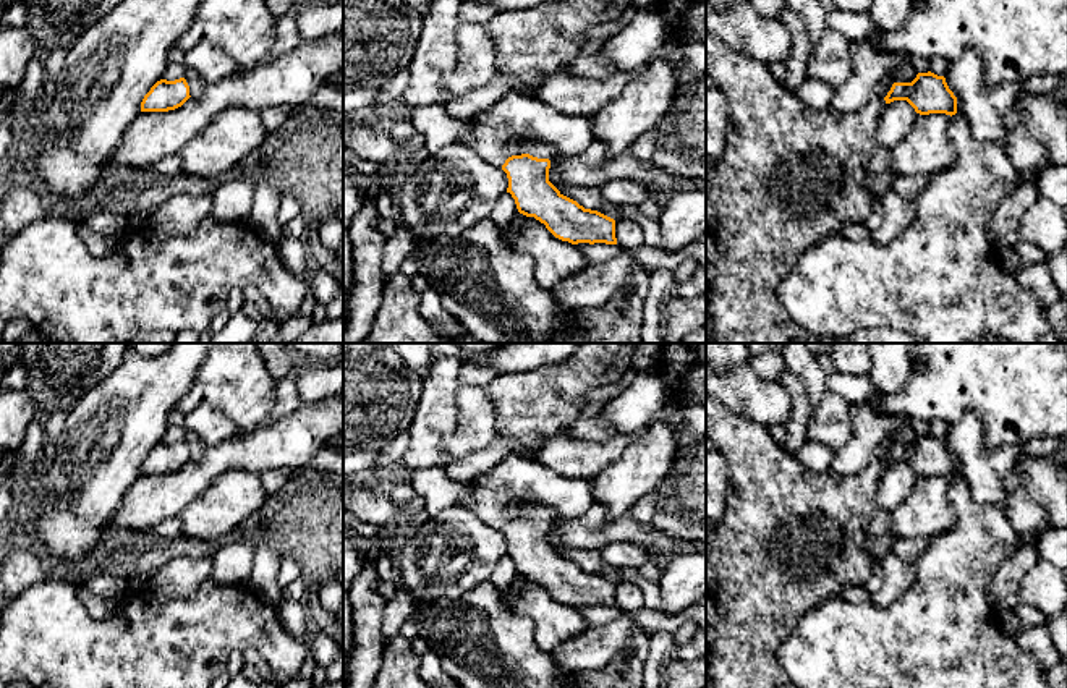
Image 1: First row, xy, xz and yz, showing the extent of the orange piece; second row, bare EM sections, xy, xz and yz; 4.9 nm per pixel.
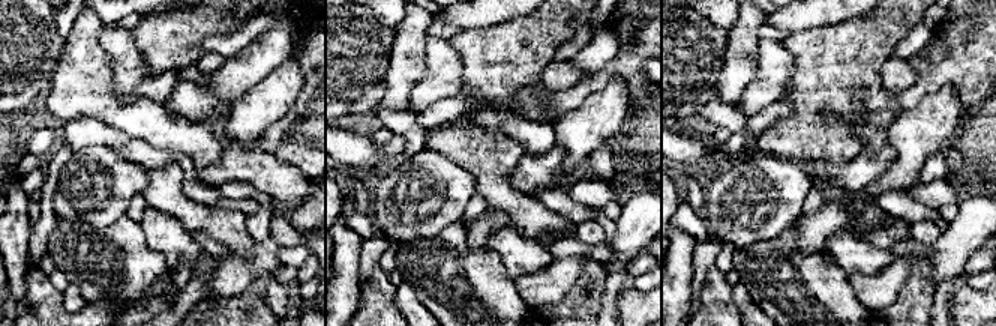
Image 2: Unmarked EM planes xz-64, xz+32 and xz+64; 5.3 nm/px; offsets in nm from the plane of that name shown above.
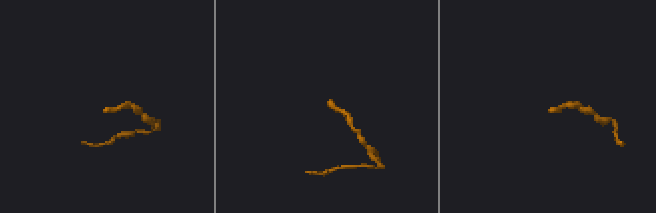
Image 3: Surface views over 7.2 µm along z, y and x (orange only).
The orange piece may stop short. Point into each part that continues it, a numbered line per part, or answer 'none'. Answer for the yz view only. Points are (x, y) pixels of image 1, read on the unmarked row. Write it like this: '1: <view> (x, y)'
1: yz (790, 538)

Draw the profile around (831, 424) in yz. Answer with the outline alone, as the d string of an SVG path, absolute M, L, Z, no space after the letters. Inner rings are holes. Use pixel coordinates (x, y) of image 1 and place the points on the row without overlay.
M826 390L808 423L806 439L842 448L852 435L850 406L839 393Z

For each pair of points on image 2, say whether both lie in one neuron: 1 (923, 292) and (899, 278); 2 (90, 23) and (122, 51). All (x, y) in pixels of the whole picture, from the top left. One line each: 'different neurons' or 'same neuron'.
1: different neurons
2: different neurons

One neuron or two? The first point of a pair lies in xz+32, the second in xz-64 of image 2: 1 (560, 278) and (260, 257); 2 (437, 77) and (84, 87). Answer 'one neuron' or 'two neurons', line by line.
1: one neuron
2: two neurons

